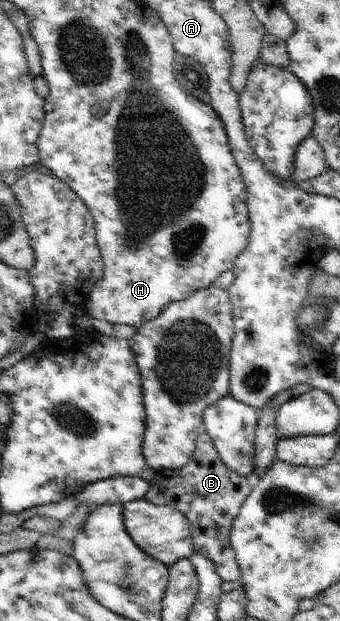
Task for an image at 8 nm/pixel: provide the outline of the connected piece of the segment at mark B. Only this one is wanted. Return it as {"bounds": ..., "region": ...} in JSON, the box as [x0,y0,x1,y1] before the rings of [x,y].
{"bounds":[144,431,259,584],"region":[[[204,431],[197,436],[196,448],[189,464],[180,469],[163,469],[156,473],[144,499],[154,505],[171,504],[183,512],[192,534],[193,552],[205,554],[209,560],[213,560],[217,576],[221,580],[238,584],[241,580],[241,568],[237,564],[235,550],[229,544],[229,530],[241,505],[259,479],[256,475],[242,477],[229,470],[221,462],[211,437]]]}

